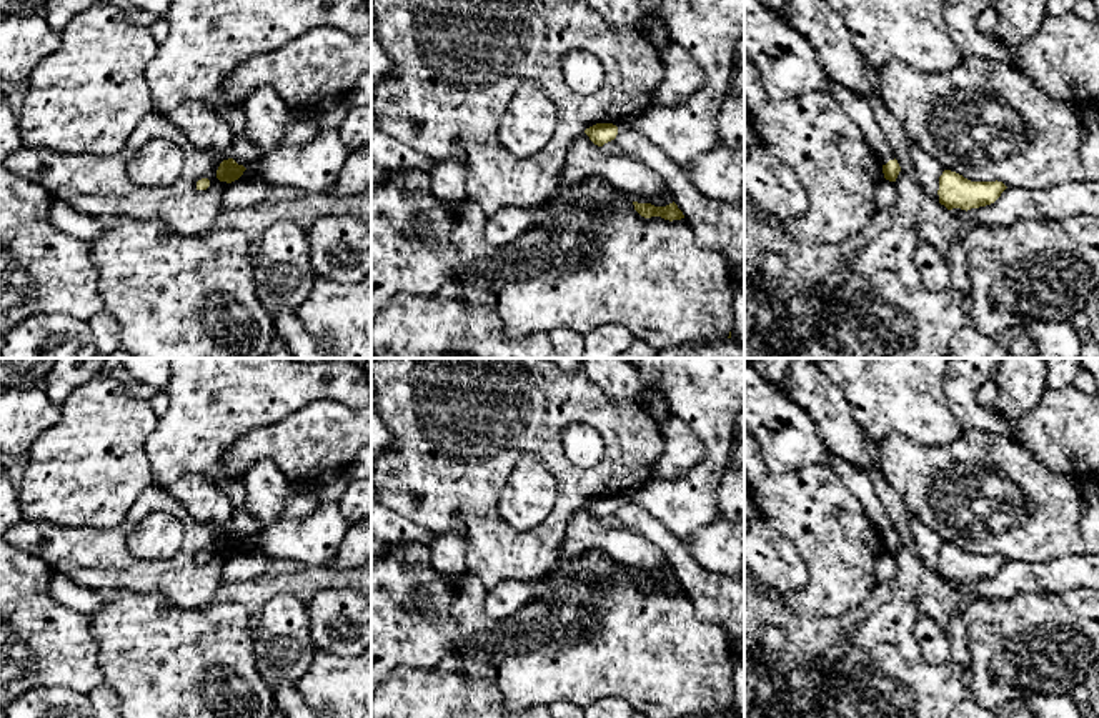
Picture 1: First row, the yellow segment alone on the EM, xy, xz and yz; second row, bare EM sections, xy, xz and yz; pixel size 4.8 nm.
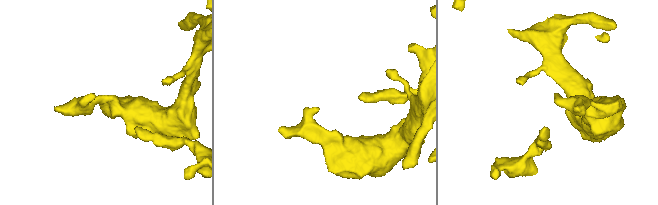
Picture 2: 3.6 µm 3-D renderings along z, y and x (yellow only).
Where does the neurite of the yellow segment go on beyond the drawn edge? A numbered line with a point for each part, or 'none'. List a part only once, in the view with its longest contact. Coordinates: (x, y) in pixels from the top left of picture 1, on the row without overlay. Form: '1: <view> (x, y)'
1: xy (245, 527)

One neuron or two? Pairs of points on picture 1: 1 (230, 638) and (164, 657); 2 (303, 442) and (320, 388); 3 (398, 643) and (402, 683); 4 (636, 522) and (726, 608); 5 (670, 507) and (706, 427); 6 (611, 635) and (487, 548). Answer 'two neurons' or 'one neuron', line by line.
1: one neuron
2: two neurons
3: two neurons
4: one neuron
5: one neuron
6: two neurons

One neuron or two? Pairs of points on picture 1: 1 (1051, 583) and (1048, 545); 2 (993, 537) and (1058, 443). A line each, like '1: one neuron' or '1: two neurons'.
1: two neurons
2: two neurons

